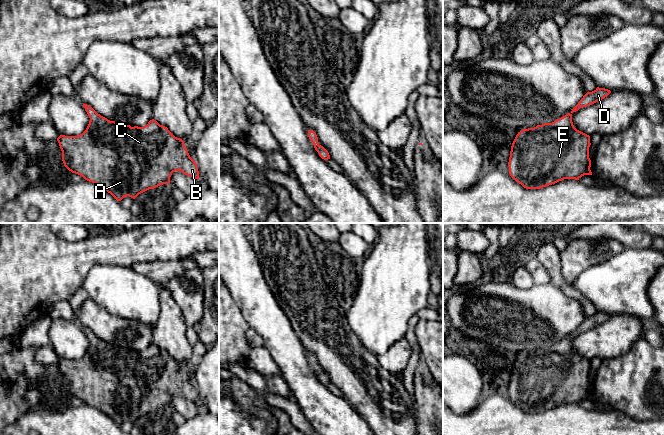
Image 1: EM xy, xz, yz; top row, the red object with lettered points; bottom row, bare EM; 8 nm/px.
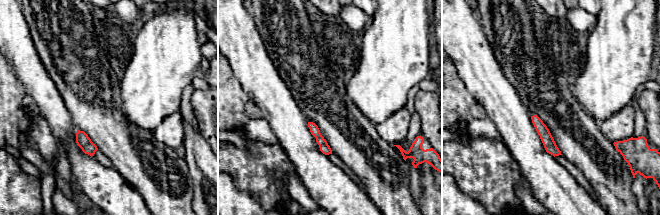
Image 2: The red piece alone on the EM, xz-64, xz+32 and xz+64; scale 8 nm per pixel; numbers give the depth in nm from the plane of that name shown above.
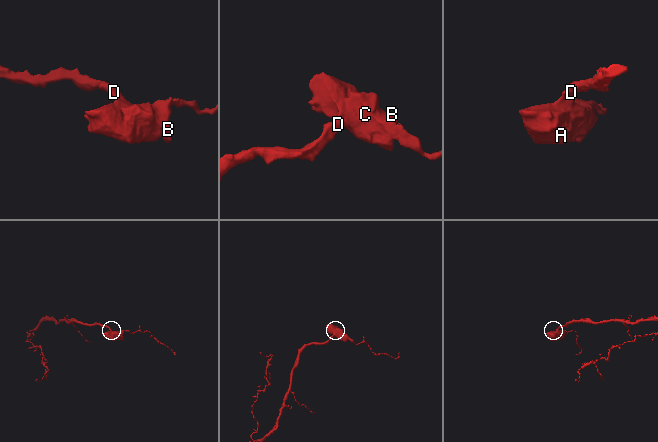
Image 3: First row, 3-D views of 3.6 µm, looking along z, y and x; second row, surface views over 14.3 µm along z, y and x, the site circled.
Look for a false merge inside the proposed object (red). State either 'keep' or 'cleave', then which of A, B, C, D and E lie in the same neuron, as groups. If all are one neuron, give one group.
keep; A B C D E

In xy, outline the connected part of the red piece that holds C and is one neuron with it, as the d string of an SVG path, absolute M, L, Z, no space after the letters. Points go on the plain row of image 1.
M83 328L90 345L86 354L78 360L60 359L57 362L62 375L64 390L72 397L82 400L85 404L103 411L117 425L124 421L135 423L139 418L154 413L163 408L170 408L170 401L173 396L181 395L183 398L199 403L199 395L195 384L193 384L184 365L175 361L167 351L160 349L152 343L143 351L121 349L118 346L110 345L98 338L91 330Z

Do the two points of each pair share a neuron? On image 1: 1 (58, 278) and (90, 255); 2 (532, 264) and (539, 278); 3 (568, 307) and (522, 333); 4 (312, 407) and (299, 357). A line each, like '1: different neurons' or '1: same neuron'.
1: same neuron
2: same neuron
3: same neuron
4: same neuron

